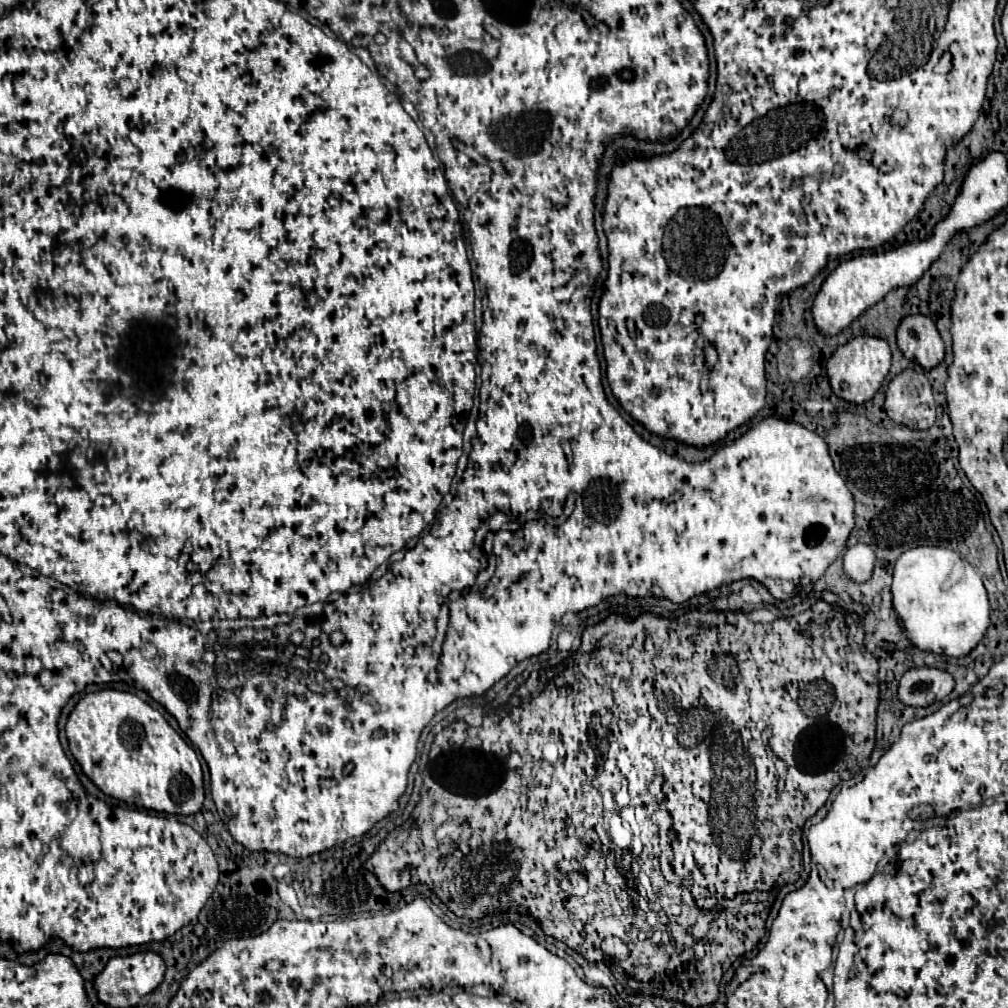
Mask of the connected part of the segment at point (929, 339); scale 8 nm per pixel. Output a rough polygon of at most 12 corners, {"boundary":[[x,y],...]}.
{"boundary":[[907,315],[897,327],[901,353],[931,369],[945,345],[925,315]]}

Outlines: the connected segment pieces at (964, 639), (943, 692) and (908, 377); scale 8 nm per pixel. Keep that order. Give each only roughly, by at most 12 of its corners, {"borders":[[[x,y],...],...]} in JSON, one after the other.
{"borders":[[[923,545],[895,563],[893,607],[923,651],[963,657],[991,623],[979,573]],[[913,667],[899,681],[899,699],[927,707],[955,687],[951,673]],[[923,369],[891,379],[885,413],[911,429],[935,423]]]}

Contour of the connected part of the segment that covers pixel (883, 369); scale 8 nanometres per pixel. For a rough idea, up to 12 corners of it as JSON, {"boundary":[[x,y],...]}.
{"boundary":[[859,335],[827,361],[837,397],[865,403],[891,367],[889,345]]}

